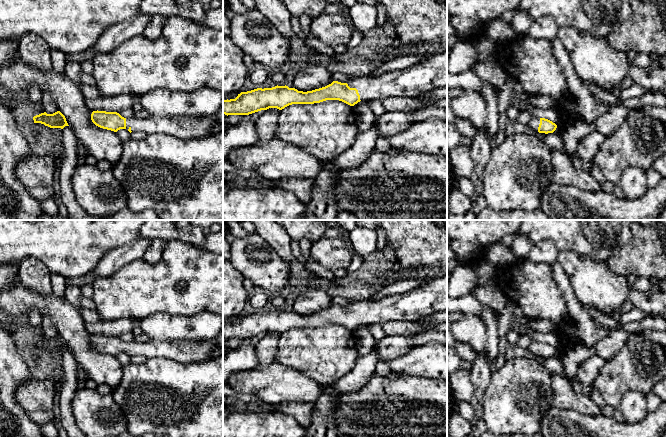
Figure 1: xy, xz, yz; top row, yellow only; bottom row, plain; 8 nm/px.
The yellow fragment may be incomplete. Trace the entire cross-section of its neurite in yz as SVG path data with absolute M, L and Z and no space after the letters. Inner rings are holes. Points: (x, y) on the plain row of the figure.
M540 342L540 348L538 351L538 356L539 357L553 357L557 352L557 349L553 347L552 345L545 343L545 342Z

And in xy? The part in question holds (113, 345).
M93 335L91 344L96 350L114 356L126 353L126 342L117 336Z

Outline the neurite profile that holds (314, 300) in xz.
M309 288L296 299L293 312L298 315L312 315L333 306L332 298L320 288Z

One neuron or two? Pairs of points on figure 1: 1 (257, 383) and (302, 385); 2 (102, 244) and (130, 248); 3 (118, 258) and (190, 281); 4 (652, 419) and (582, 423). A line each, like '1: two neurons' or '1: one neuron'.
1: one neuron
2: two neurons
3: two neurons
4: one neuron

